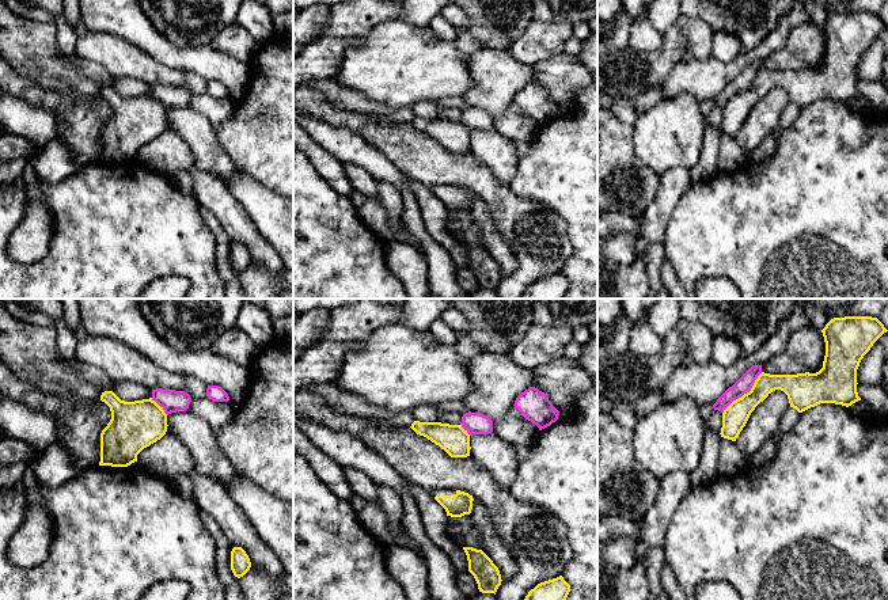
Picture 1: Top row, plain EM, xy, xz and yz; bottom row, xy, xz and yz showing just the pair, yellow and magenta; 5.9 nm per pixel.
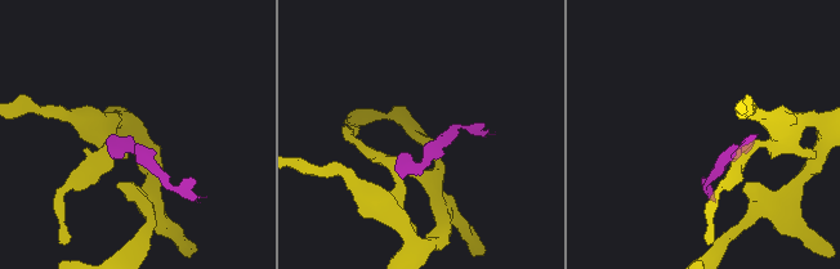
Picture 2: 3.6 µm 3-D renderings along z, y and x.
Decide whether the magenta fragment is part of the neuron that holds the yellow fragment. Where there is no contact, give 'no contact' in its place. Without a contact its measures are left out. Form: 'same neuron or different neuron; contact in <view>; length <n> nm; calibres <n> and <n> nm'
different neuron; contact in yz; length 340 nm; calibres 150 and 90 nm

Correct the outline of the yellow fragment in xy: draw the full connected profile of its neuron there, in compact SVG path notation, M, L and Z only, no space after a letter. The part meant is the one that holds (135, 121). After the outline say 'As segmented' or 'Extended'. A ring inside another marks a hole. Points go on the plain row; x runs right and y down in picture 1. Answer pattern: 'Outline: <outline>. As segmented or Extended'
Outline: M113 87L100 91L111 107L111 115L100 129L100 157L99 162L128 163L137 157L137 151L151 140L160 136L167 128L167 110L152 94L125 98Z. As segmented

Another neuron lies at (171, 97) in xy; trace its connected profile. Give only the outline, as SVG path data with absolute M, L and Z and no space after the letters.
M156 84L152 86L152 96L155 96L168 111L171 109L187 106L191 94L185 87Z

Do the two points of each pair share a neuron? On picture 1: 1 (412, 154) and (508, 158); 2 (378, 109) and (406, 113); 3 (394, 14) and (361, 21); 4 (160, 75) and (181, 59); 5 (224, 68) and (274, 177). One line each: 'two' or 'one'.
1: two
2: one
3: one
4: two
5: two

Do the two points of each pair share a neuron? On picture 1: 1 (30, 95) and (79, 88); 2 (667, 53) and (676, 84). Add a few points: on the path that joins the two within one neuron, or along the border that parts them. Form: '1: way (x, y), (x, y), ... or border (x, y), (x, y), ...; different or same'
1: border (30, 80), (46, 88), (91, 99); different
2: border (702, 59), (679, 63), (661, 84); different

